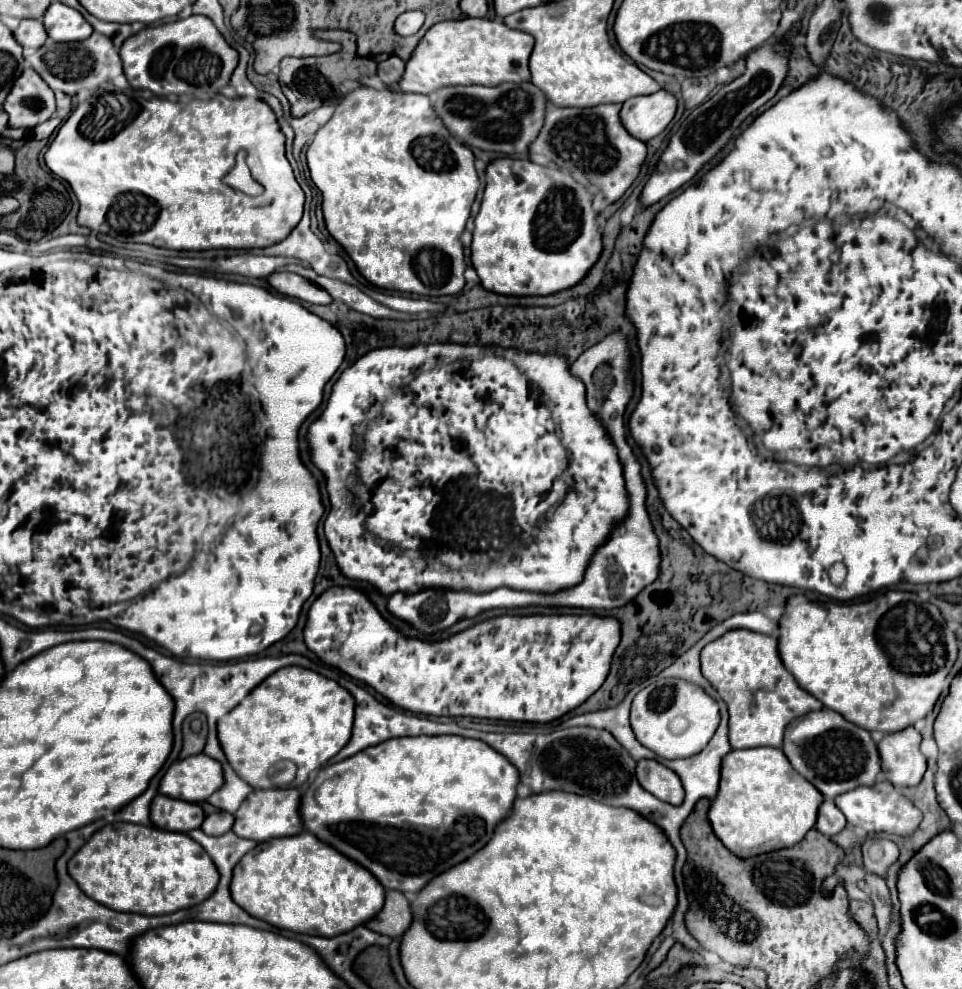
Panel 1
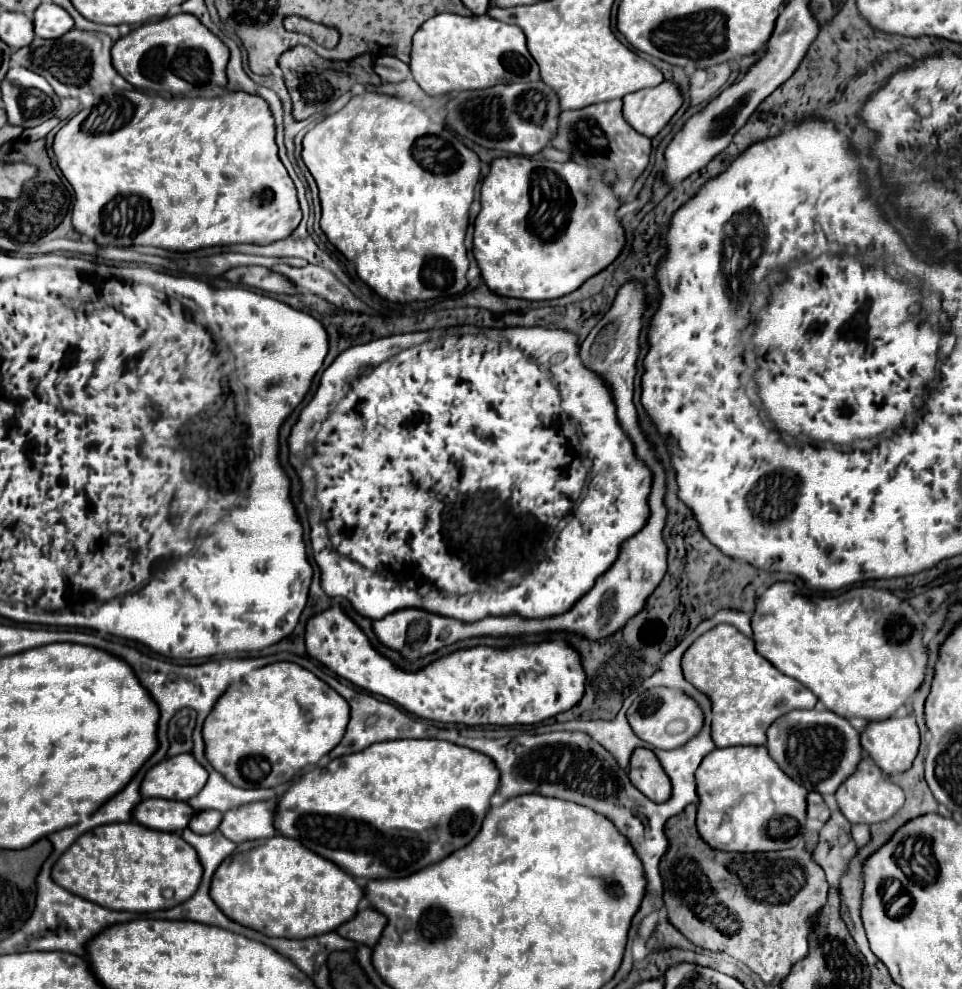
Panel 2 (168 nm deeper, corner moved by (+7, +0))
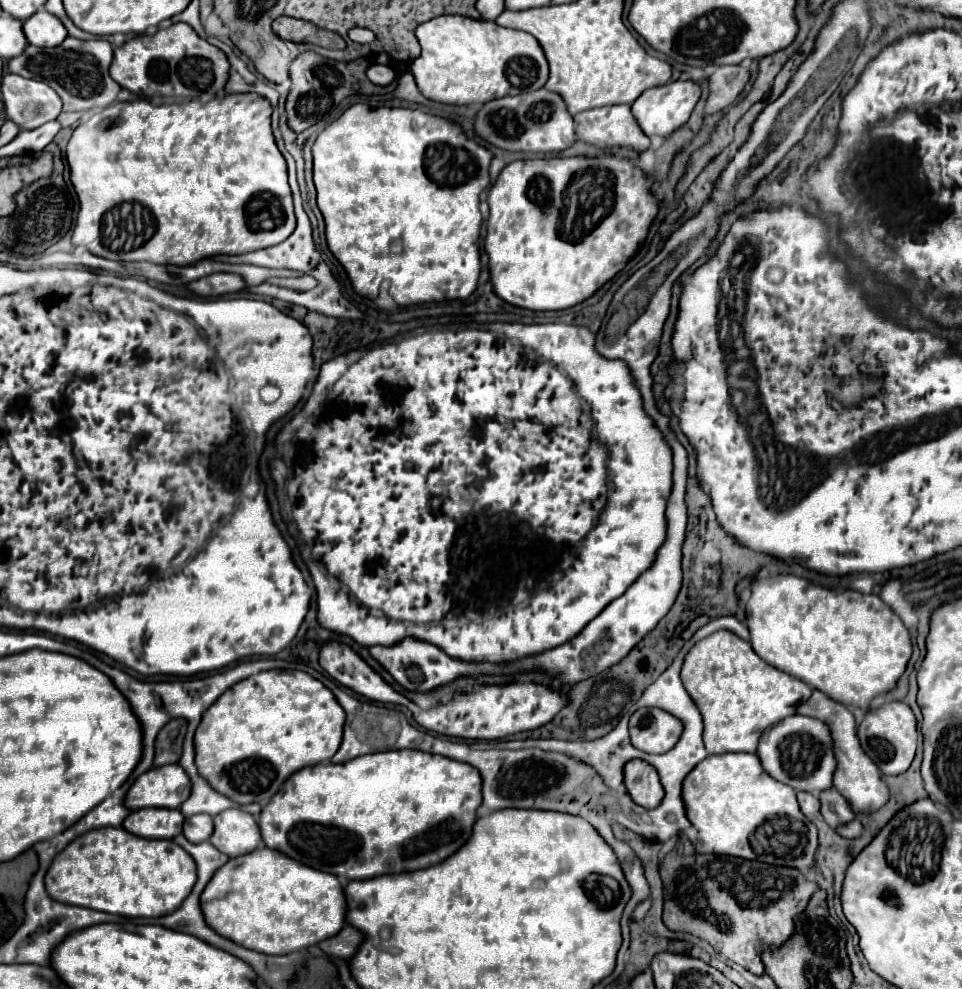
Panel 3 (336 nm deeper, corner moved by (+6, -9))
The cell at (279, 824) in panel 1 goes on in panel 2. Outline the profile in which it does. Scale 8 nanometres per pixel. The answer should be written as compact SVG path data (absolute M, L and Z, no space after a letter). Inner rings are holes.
M275 801L247 803L223 813L219 831L233 843L267 839L277 833L273 827L273 815L275 815Z

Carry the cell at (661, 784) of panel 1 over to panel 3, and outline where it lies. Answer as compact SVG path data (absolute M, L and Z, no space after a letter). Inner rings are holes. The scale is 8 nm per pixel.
M630 760L624 766L624 784L630 798L642 808L656 808L664 798L664 788L656 768L644 760Z

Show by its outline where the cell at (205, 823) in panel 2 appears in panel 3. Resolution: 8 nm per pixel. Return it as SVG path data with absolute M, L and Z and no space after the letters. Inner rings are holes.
M208 814L190 816L184 822L184 836L190 842L204 842L212 836L212 832L214 832L214 822L212 822L212 816Z

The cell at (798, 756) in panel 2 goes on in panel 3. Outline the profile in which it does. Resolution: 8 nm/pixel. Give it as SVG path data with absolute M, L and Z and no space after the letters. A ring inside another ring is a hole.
M794 714L780 720L762 734L756 754L760 756L764 770L772 778L786 786L792 786L796 792L820 794L834 786L832 774L836 772L836 756L832 734L828 726L816 718Z

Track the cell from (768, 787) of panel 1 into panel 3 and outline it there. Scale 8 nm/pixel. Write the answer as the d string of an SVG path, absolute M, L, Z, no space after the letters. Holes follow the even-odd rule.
M732 752L704 758L684 780L682 792L688 818L698 830L700 854L732 854L808 872L818 846L816 826L800 812L796 792L776 782L760 766L756 754Z

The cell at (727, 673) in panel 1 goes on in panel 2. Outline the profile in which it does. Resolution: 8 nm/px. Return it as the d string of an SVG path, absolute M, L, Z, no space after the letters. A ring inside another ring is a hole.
M717 625L701 635L683 655L685 679L711 701L711 737L717 747L763 745L767 725L791 709L813 709L817 697L797 679L783 675L755 649L755 641L733 625Z

